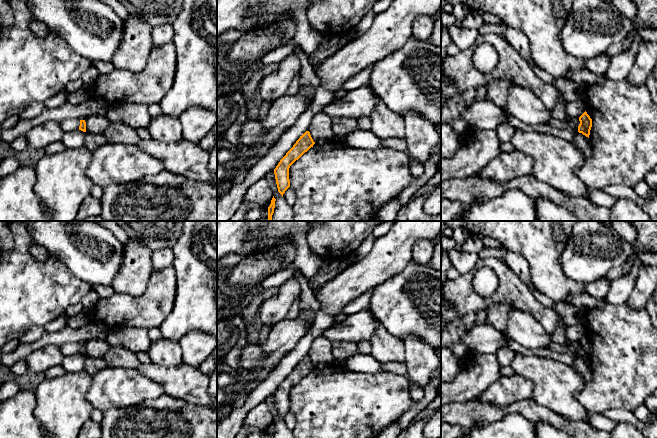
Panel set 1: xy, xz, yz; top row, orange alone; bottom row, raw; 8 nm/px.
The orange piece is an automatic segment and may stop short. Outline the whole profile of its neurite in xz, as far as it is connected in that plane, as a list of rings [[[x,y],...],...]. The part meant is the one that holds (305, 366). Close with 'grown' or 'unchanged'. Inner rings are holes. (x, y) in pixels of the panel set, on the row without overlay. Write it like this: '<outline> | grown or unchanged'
[[[306,355],[300,360],[293,371],[286,377],[274,393],[278,416],[282,419],[290,411],[289,392],[298,384],[305,376],[307,376],[315,366],[313,365],[310,356]]] | unchanged

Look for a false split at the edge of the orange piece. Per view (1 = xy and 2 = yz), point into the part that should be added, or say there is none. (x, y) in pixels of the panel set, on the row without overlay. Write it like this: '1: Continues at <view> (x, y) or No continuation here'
1: No continuation here
2: No continuation here

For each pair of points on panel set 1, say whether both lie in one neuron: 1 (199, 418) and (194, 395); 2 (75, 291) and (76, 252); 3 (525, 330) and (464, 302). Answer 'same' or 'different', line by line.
1: different
2: different
3: different

